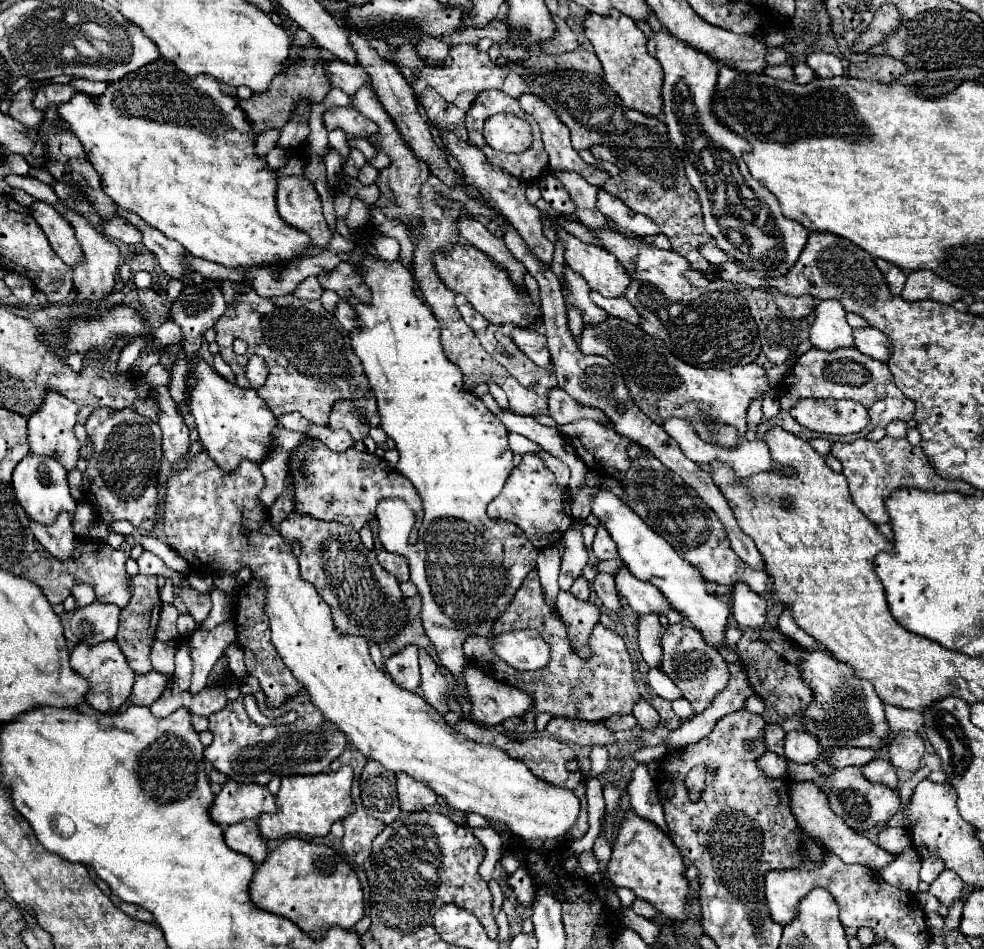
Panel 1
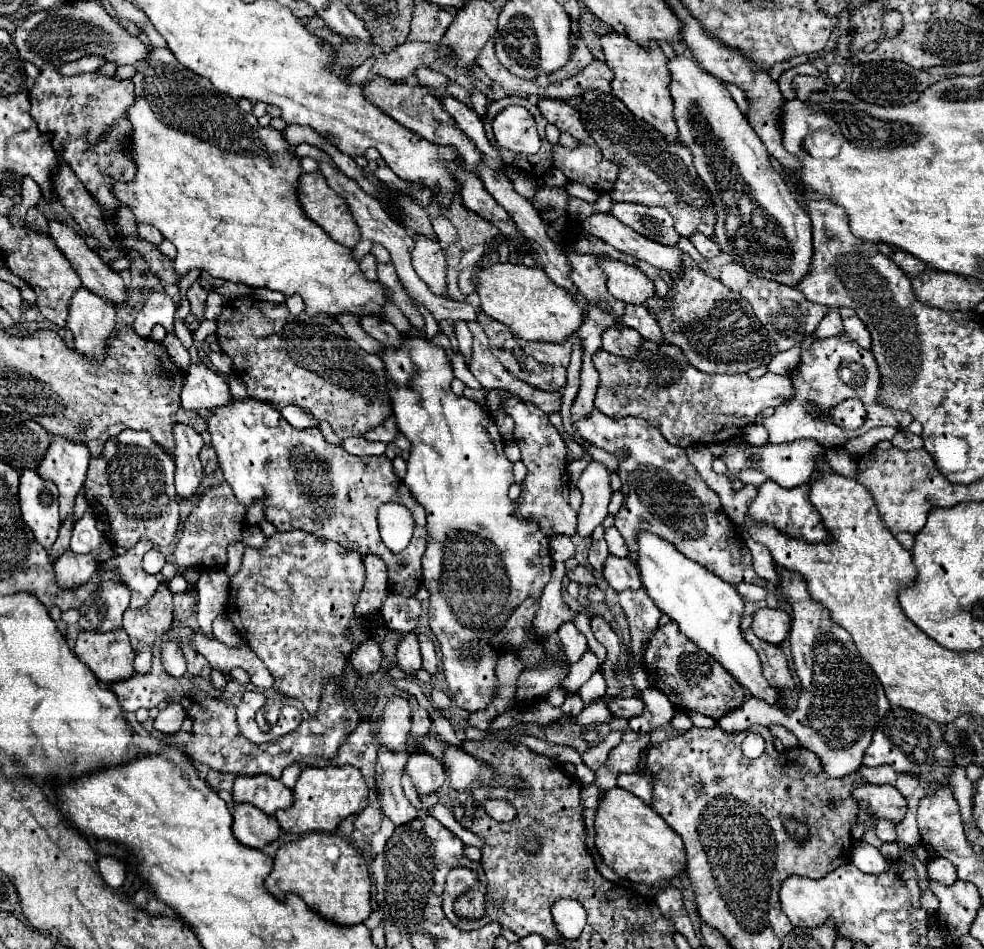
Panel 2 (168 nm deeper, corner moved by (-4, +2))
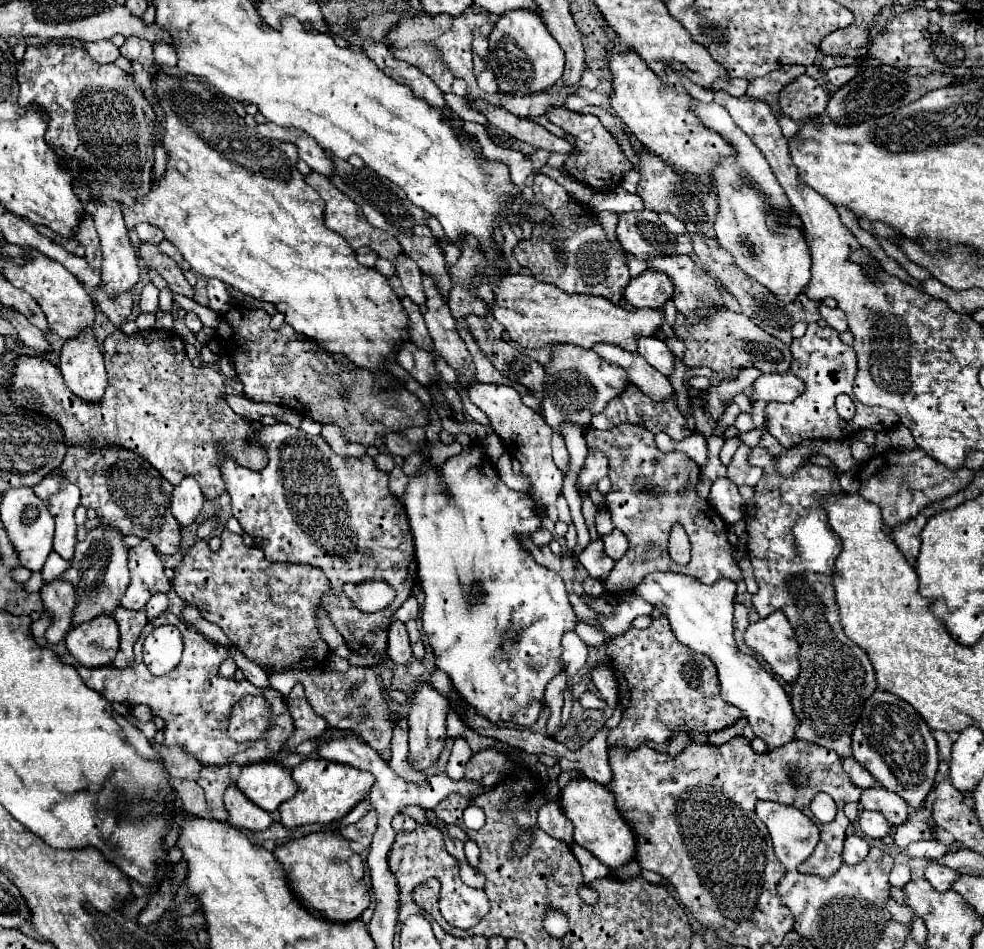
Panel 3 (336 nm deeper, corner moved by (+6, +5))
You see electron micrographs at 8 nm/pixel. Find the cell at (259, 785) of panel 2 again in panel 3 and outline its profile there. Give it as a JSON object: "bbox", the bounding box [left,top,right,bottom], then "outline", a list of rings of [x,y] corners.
{"bbox":[234,761,298,811],"outline":[[[276,761],[242,767],[234,785],[264,811],[276,811],[298,791],[290,771],[280,767]]]}

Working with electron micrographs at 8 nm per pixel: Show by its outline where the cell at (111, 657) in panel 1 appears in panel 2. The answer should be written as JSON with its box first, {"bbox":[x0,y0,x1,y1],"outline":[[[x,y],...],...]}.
{"bbox":[74,628,134,684],"outline":[[[124,628],[110,632],[80,632],[74,654],[96,674],[102,684],[114,684],[134,674],[132,646]]]}

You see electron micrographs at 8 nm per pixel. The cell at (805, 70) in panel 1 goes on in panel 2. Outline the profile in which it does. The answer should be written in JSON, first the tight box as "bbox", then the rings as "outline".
{"bbox":[792,76,826,102],"outline":[[[796,76],[792,80],[792,88],[798,96],[798,100],[806,102],[810,98],[812,92],[824,92],[826,90],[826,82],[824,78],[812,78],[812,76]]]}

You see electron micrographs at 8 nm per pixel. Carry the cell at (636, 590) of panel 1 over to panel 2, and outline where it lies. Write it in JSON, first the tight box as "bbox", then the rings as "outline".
{"bbox":[602,556,640,592],"outline":[[[608,556],[602,568],[604,580],[618,592],[622,590],[640,590],[640,572],[636,564],[630,558],[618,558],[618,556]]]}

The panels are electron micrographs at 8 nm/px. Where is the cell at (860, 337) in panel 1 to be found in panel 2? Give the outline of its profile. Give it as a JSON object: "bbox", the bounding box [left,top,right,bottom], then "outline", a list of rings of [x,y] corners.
{"bbox":[844,316,870,348],"outline":[[[852,316],[852,318],[844,318],[844,332],[854,340],[858,342],[862,348],[870,348],[870,334],[866,330],[866,326],[862,324],[862,320],[858,316]]]}

